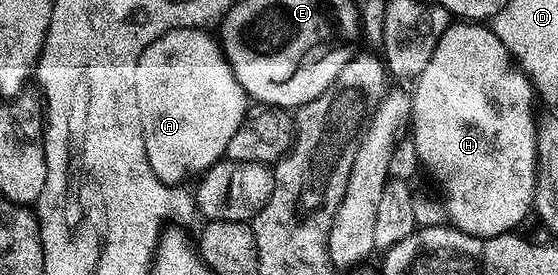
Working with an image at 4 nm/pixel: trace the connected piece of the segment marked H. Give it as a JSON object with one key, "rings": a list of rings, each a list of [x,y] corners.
{"rings":[[[457,20],[445,29],[439,44],[435,44],[435,52],[431,60],[427,60],[427,68],[423,68],[423,72],[415,80],[415,86],[417,86],[417,91],[412,91],[411,94],[413,100],[411,137],[415,144],[417,160],[424,169],[426,166],[437,177],[438,184],[445,189],[446,199],[444,198],[444,201],[447,203],[447,214],[450,219],[454,218],[452,221],[456,229],[476,238],[494,238],[500,234],[516,231],[517,225],[534,209],[533,201],[537,195],[537,128],[539,122],[538,119],[533,119],[535,91],[528,75],[517,64],[492,28],[477,20]]]}

